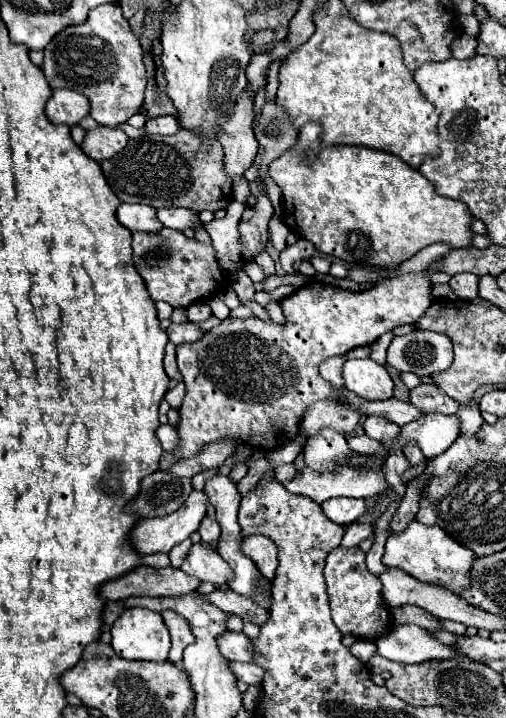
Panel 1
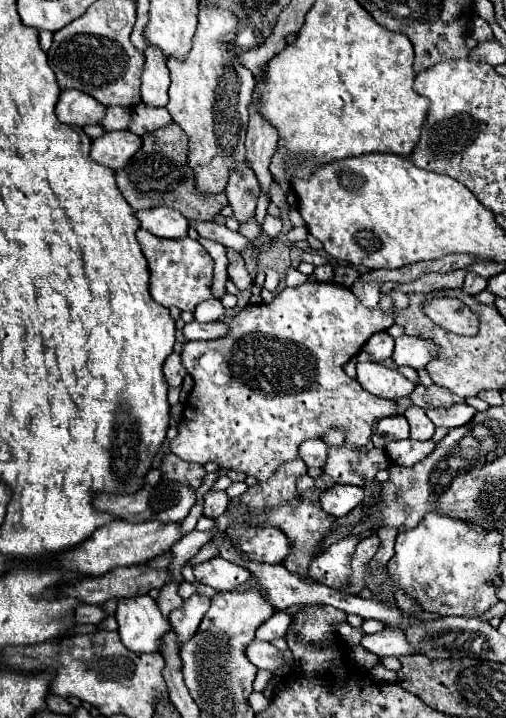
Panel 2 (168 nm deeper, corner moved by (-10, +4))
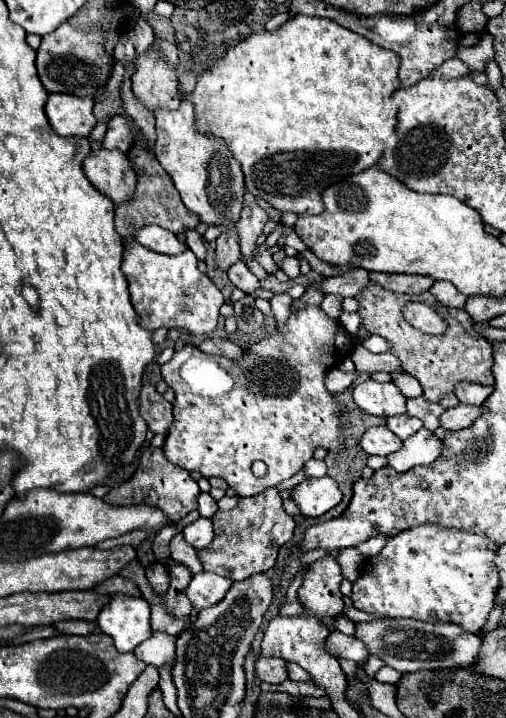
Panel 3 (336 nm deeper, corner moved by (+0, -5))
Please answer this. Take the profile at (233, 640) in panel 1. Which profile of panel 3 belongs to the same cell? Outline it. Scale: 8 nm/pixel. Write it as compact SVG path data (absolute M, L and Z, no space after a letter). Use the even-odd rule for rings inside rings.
M260 657L256 661L256 675L266 683L282 683L288 679L286 661L278 657Z

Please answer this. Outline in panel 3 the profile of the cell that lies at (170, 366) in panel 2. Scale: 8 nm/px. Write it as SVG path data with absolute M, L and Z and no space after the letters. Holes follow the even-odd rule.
M152 381L142 385L140 415L148 423L148 429L156 435L166 435L172 423L172 405L160 393L156 393Z

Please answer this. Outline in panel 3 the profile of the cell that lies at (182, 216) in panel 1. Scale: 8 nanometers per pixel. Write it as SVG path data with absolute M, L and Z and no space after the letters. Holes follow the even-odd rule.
M242 261L232 265L232 273L228 273L228 279L236 289L244 291L246 295L254 295L260 289L260 281L250 273L250 269Z

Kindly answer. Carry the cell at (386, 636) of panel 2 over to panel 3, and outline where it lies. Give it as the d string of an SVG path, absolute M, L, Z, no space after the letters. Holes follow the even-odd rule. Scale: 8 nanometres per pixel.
M338 631L328 635L326 651L332 653L332 657L336 657L336 659L350 659L354 663L364 663L368 659L368 649L362 641L342 635Z

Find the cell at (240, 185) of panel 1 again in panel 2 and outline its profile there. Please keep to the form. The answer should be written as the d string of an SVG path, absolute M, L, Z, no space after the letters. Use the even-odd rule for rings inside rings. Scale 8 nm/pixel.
M250 218L250 220L246 220L242 226L240 226L240 230L238 230L242 236L246 236L248 240L252 238L256 238L258 236L258 232L260 232L260 224L256 222L256 218Z

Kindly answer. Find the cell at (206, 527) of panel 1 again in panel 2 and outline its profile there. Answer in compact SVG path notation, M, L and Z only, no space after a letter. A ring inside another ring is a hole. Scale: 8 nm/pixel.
M208 492L204 496L204 516L208 518L218 518L220 514L226 512L230 498L226 496L226 492Z

